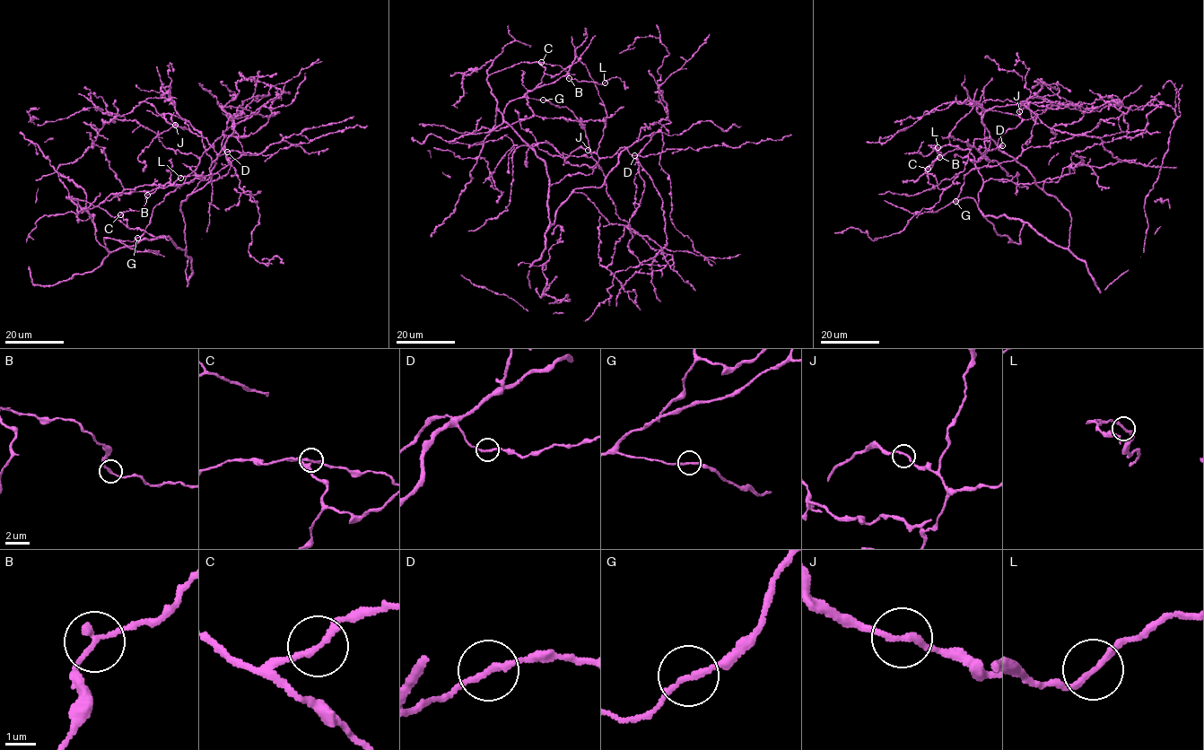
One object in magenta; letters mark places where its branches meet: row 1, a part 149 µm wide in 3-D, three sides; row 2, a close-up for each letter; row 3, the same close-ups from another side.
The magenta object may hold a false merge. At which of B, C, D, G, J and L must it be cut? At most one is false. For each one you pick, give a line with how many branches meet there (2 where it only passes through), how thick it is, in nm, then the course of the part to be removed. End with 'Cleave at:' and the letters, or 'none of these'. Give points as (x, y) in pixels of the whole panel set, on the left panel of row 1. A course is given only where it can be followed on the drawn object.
Cleave at: none of these

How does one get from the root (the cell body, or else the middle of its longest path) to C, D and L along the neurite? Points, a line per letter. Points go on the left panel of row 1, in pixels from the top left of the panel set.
C: (214, 160), (211, 180), (181, 203), (185, 250), (163, 236), (109, 251), (91, 214), (68, 198), (120, 215)
D: (214, 160), (227, 152)
L: (214, 160), (211, 180), (181, 203), (185, 250), (163, 236), (109, 251), (68, 198), (116, 217), (180, 178)

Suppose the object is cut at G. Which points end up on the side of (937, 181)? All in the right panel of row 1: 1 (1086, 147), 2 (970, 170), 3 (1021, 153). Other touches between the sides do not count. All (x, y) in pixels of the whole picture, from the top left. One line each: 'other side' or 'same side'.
1: same side
2: other side
3: other side

